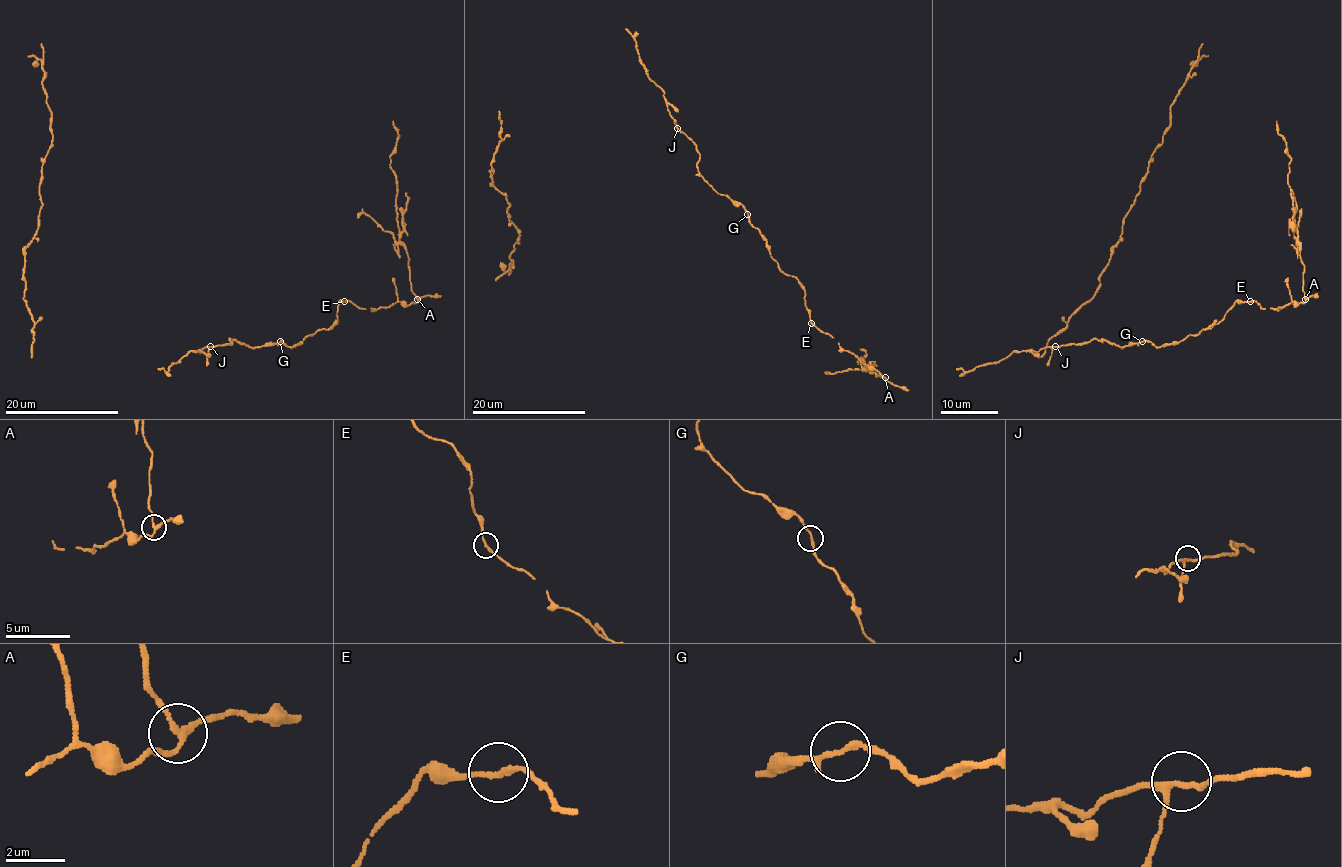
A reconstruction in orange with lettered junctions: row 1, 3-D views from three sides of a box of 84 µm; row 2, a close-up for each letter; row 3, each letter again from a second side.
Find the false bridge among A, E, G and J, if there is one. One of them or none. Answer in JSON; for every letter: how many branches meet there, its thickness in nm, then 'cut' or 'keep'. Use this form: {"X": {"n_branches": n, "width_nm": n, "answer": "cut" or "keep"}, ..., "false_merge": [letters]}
{"A": {"n_branches": 3, "width_nm": 160, "answer": "cut"}, "E": {"n_branches": 2, "width_nm": 170, "answer": "keep"}, "G": {"n_branches": 2, "width_nm": 180, "answer": "keep"}, "J": {"n_branches": 3, "width_nm": 170, "answer": "keep"}, "false_merge": ["A"]}

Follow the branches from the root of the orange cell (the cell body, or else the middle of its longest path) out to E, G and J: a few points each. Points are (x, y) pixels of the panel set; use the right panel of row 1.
E: (1041, 350), (1094, 339), (1121, 347), (1141, 341), (1158, 347), (1175, 344), (1210, 329), (1236, 301), (1250, 301)
G: (1041, 350), (1082, 344), (1094, 339), (1106, 340), (1121, 347), (1142, 341)
J: (1041, 350), (1055, 346)

